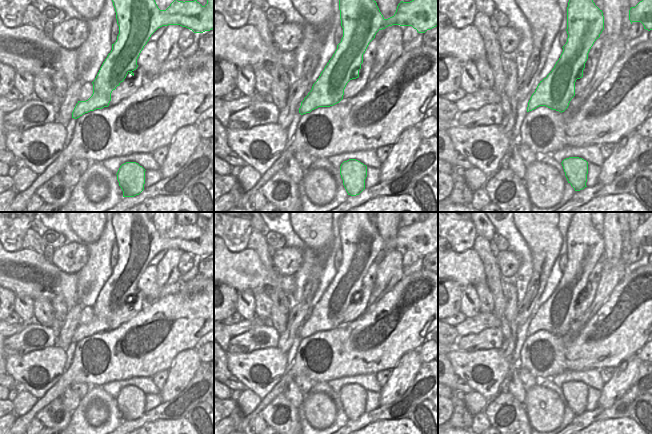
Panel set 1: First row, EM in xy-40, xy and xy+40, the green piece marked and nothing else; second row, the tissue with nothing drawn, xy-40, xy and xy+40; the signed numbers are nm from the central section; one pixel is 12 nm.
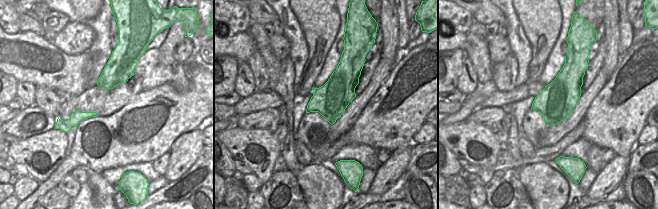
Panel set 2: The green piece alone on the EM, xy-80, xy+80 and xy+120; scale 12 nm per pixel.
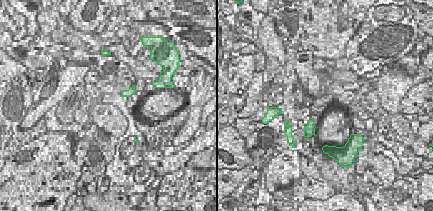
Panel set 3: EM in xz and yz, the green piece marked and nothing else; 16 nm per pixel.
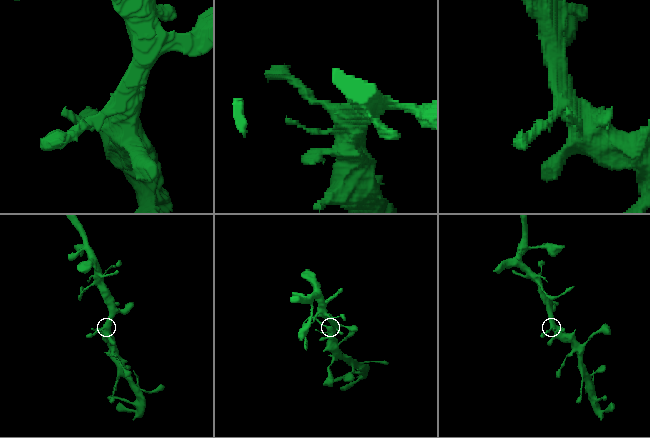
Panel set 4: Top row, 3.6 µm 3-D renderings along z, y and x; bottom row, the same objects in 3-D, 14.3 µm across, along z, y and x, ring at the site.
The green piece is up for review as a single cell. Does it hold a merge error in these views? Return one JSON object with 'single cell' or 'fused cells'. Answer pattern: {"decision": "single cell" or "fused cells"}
{"decision": "single cell"}

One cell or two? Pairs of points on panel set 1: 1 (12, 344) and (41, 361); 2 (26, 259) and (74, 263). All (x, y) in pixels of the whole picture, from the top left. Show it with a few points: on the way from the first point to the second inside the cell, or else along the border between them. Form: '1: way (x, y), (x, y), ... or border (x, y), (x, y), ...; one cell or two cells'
1: border (50, 346), (23, 354), (10, 355); two cells
2: border (49, 260), (61, 270), (71, 274); two cells

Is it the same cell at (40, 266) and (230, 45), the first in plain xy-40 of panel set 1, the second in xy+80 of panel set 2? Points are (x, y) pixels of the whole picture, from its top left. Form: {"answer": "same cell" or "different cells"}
{"answer": "same cell"}

